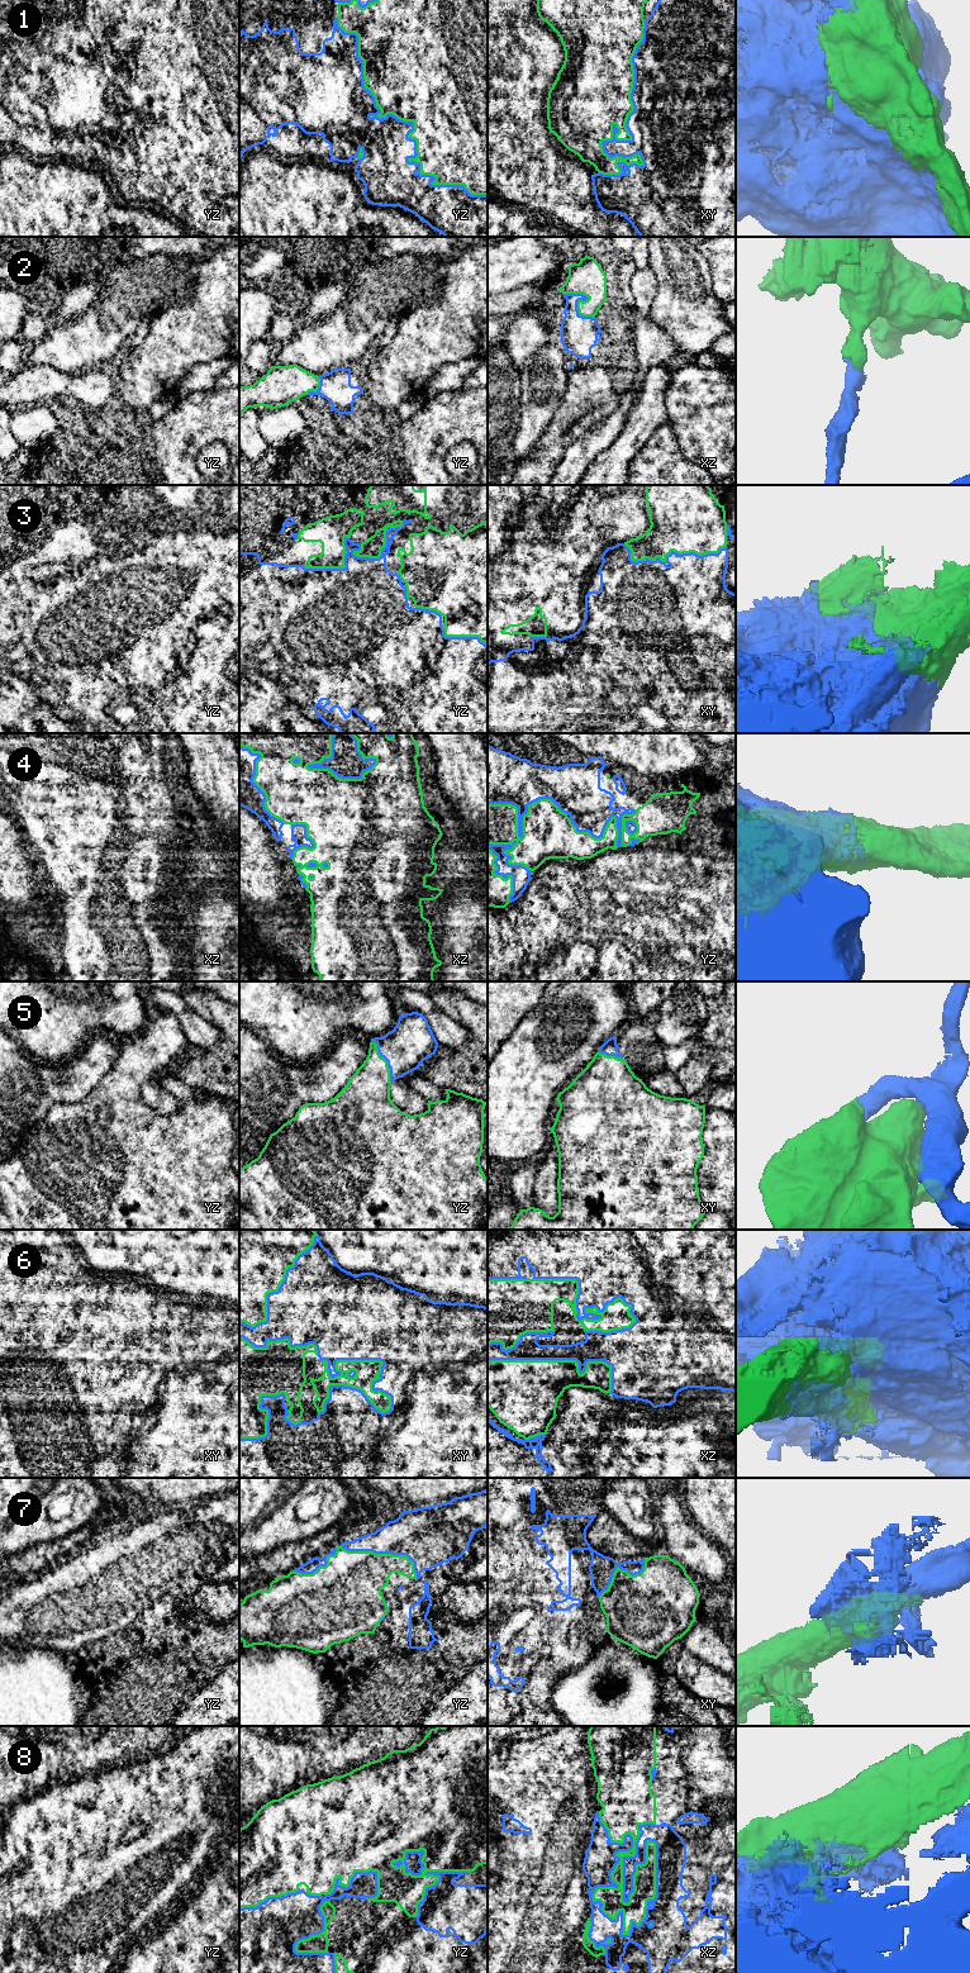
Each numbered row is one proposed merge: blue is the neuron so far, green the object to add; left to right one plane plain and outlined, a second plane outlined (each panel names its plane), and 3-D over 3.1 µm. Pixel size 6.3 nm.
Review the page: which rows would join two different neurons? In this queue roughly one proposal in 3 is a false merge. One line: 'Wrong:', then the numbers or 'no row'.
Wrong: no row

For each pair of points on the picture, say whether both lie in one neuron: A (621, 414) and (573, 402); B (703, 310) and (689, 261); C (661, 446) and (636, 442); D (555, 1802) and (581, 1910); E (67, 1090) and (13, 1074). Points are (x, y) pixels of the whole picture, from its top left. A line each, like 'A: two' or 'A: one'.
A: two
B: one
C: two
D: one
E: one

